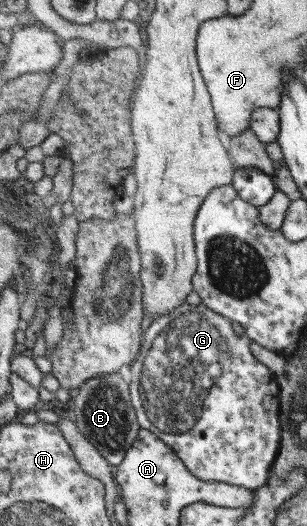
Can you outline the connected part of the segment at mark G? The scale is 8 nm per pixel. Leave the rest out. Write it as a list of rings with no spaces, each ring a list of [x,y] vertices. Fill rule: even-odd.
[[[202,300],[195,306],[185,302],[183,306],[173,309],[167,315],[161,315],[161,317],[157,317],[157,319],[151,322],[144,340],[141,341],[139,355],[128,366],[130,367],[131,375],[129,383],[131,404],[135,408],[137,422],[139,422],[143,429],[151,430],[161,440],[164,440],[183,459],[190,472],[199,479],[209,482],[227,482],[236,486],[257,490],[267,484],[269,478],[271,478],[272,467],[280,454],[284,430],[280,419],[281,404],[279,398],[281,389],[276,380],[277,375],[253,356],[253,352],[251,352],[252,342],[254,341],[249,338],[246,332],[241,335],[235,332],[233,319],[229,319],[225,315],[210,309]]]

